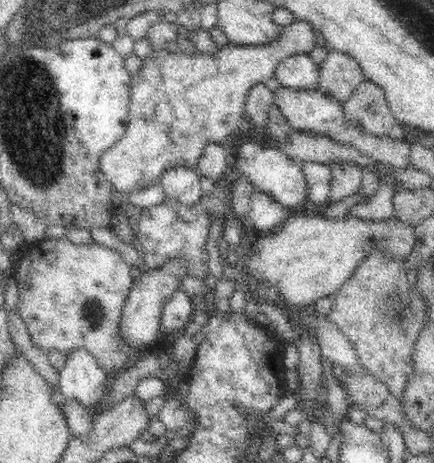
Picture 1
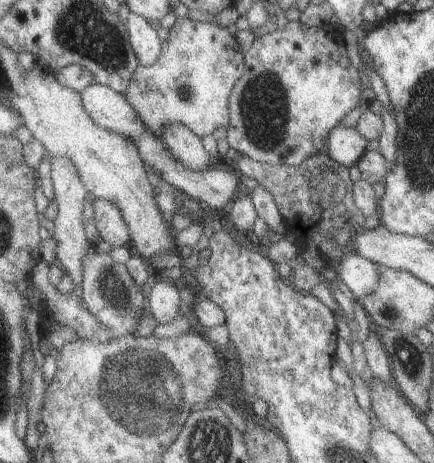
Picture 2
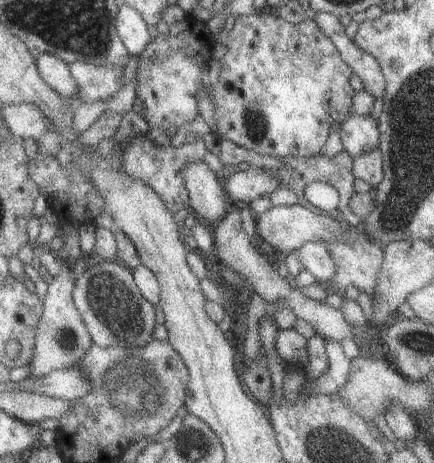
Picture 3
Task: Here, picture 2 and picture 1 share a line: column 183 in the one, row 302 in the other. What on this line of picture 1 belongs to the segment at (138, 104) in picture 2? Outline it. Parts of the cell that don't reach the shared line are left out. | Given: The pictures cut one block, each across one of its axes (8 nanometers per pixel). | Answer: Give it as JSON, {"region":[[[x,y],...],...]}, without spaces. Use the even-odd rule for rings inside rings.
{"region":[[[66,238],[62,240],[44,240],[38,244],[28,246],[22,252],[22,262],[16,266],[12,278],[18,286],[18,304],[22,320],[28,326],[34,346],[38,346],[44,354],[46,352],[60,352],[66,358],[74,354],[74,350],[86,350],[96,358],[100,368],[114,378],[122,370],[128,370],[134,364],[138,348],[126,344],[122,338],[120,322],[124,316],[124,304],[136,284],[132,278],[132,266],[126,264],[118,252],[106,250],[100,244],[94,246],[72,246]]]}

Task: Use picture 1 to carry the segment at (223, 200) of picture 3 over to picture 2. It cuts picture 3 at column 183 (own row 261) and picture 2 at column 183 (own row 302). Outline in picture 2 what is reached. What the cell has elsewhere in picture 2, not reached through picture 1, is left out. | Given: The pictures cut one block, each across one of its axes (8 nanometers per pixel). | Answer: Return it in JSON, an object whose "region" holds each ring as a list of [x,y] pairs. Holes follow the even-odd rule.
{"region":[[[183,124],[163,126],[159,138],[171,152],[171,156],[181,162],[181,166],[185,166],[187,170],[207,170],[209,166],[213,166],[213,160],[203,148],[201,138]]]}

